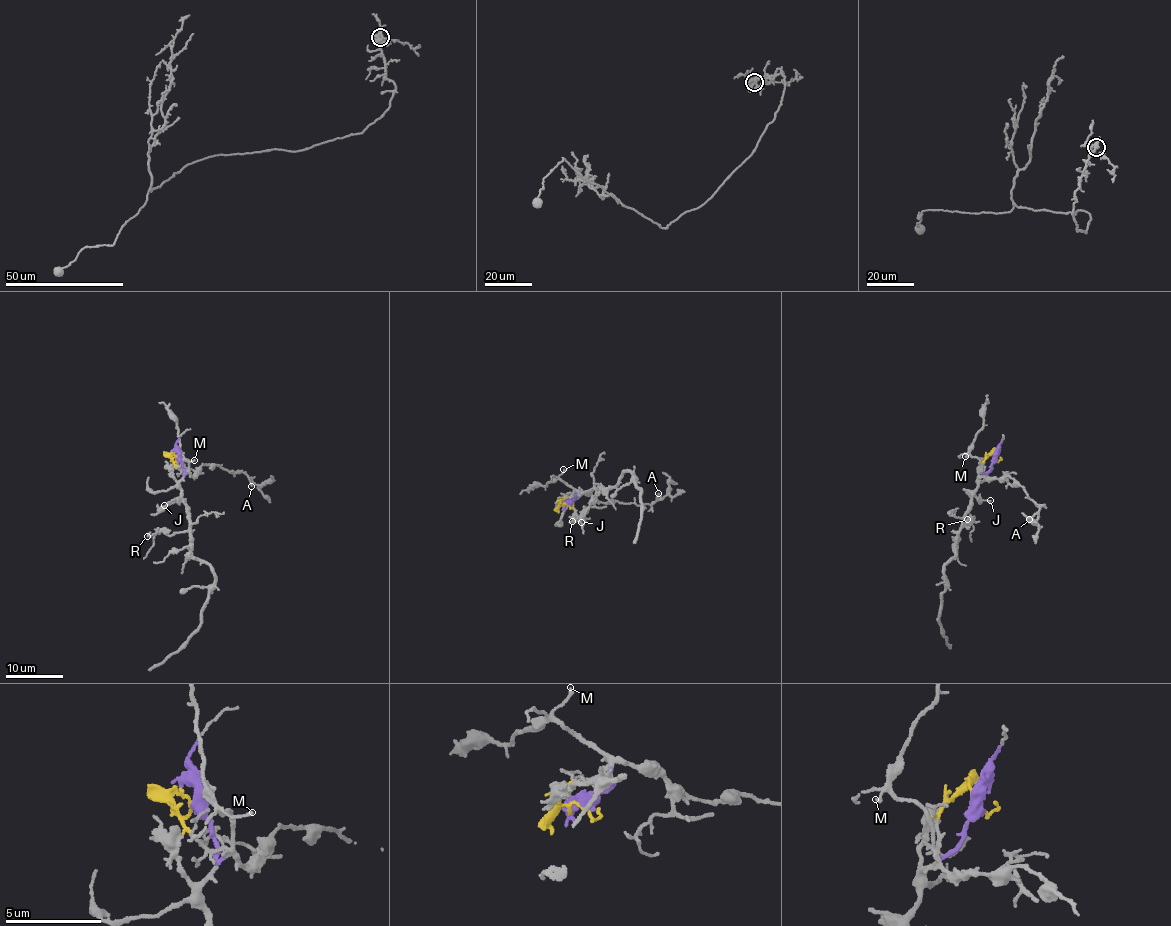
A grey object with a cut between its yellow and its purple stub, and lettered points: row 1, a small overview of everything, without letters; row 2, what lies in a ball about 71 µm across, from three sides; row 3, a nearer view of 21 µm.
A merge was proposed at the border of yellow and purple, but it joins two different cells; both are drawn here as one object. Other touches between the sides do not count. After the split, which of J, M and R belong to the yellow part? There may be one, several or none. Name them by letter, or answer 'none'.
none

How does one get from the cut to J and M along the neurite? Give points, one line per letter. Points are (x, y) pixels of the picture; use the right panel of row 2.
J: (995, 458), (988, 471), (979, 478), (978, 488), (968, 492), (991, 500)
M: (995, 458), (985, 472), (981, 462), (969, 454), (965, 457)

